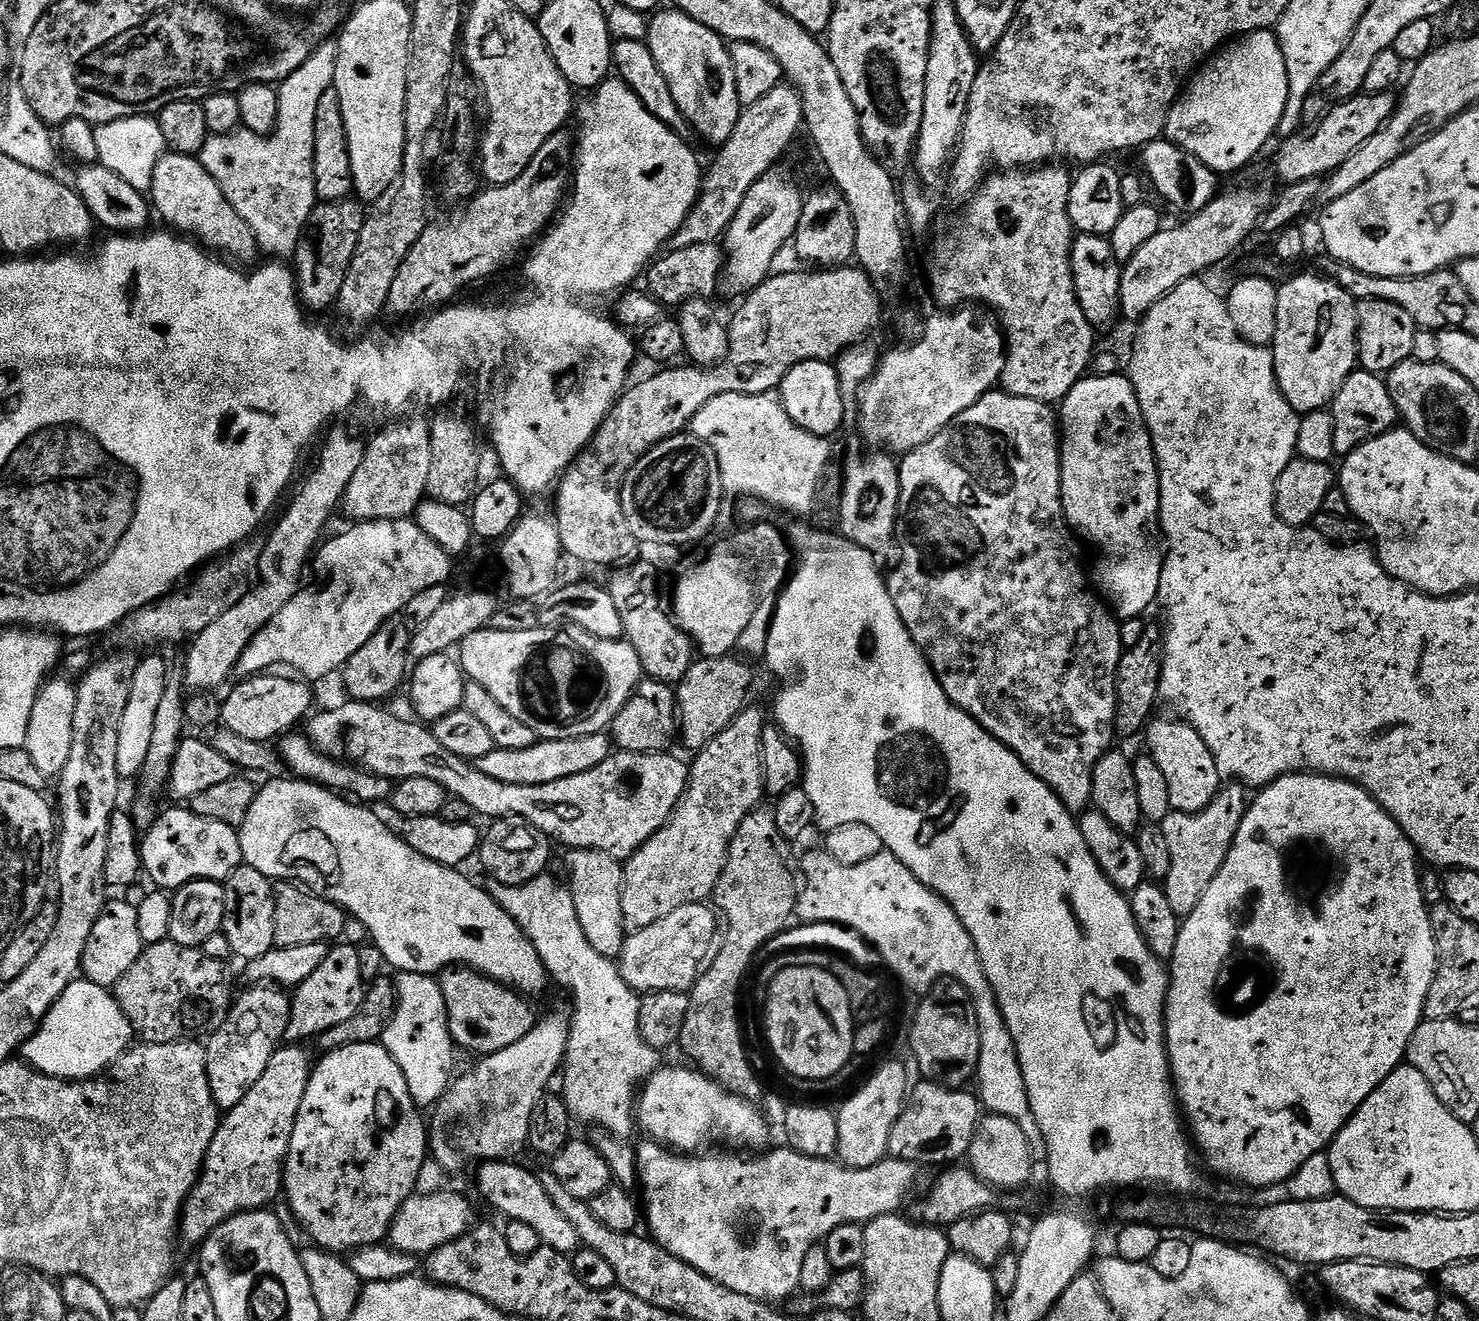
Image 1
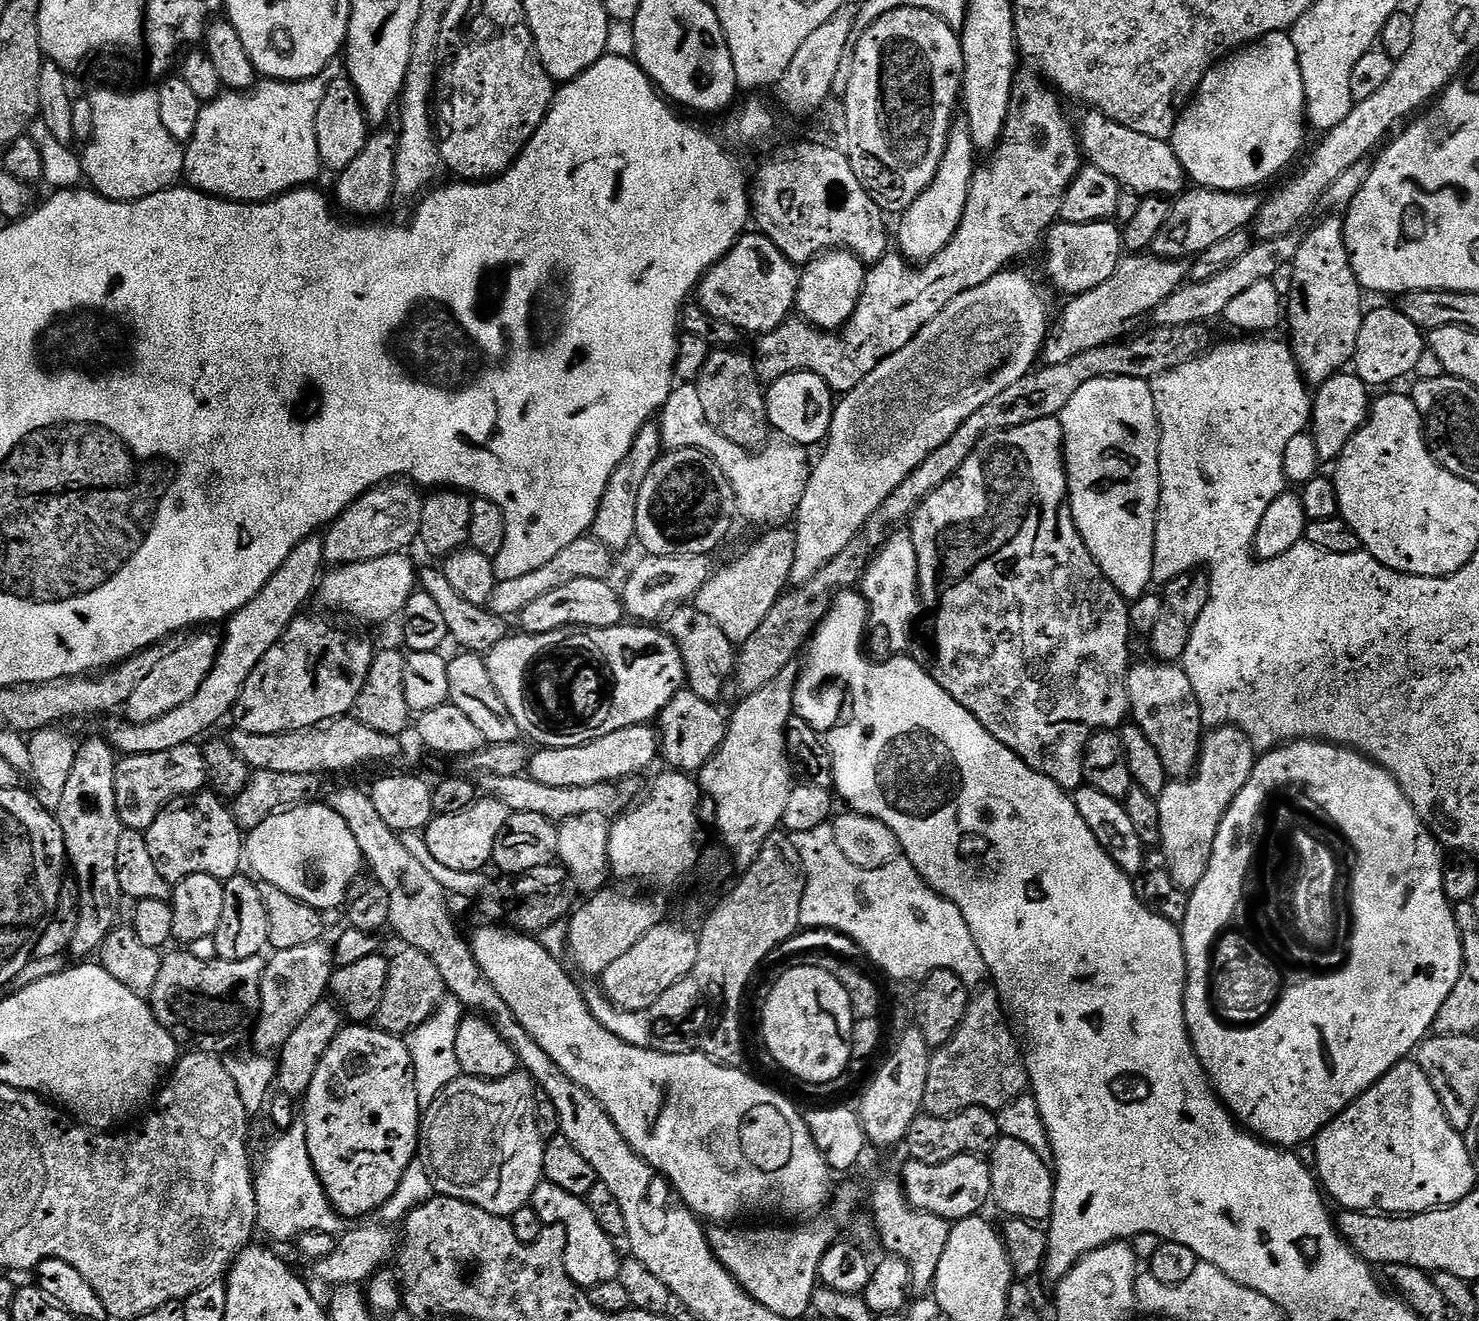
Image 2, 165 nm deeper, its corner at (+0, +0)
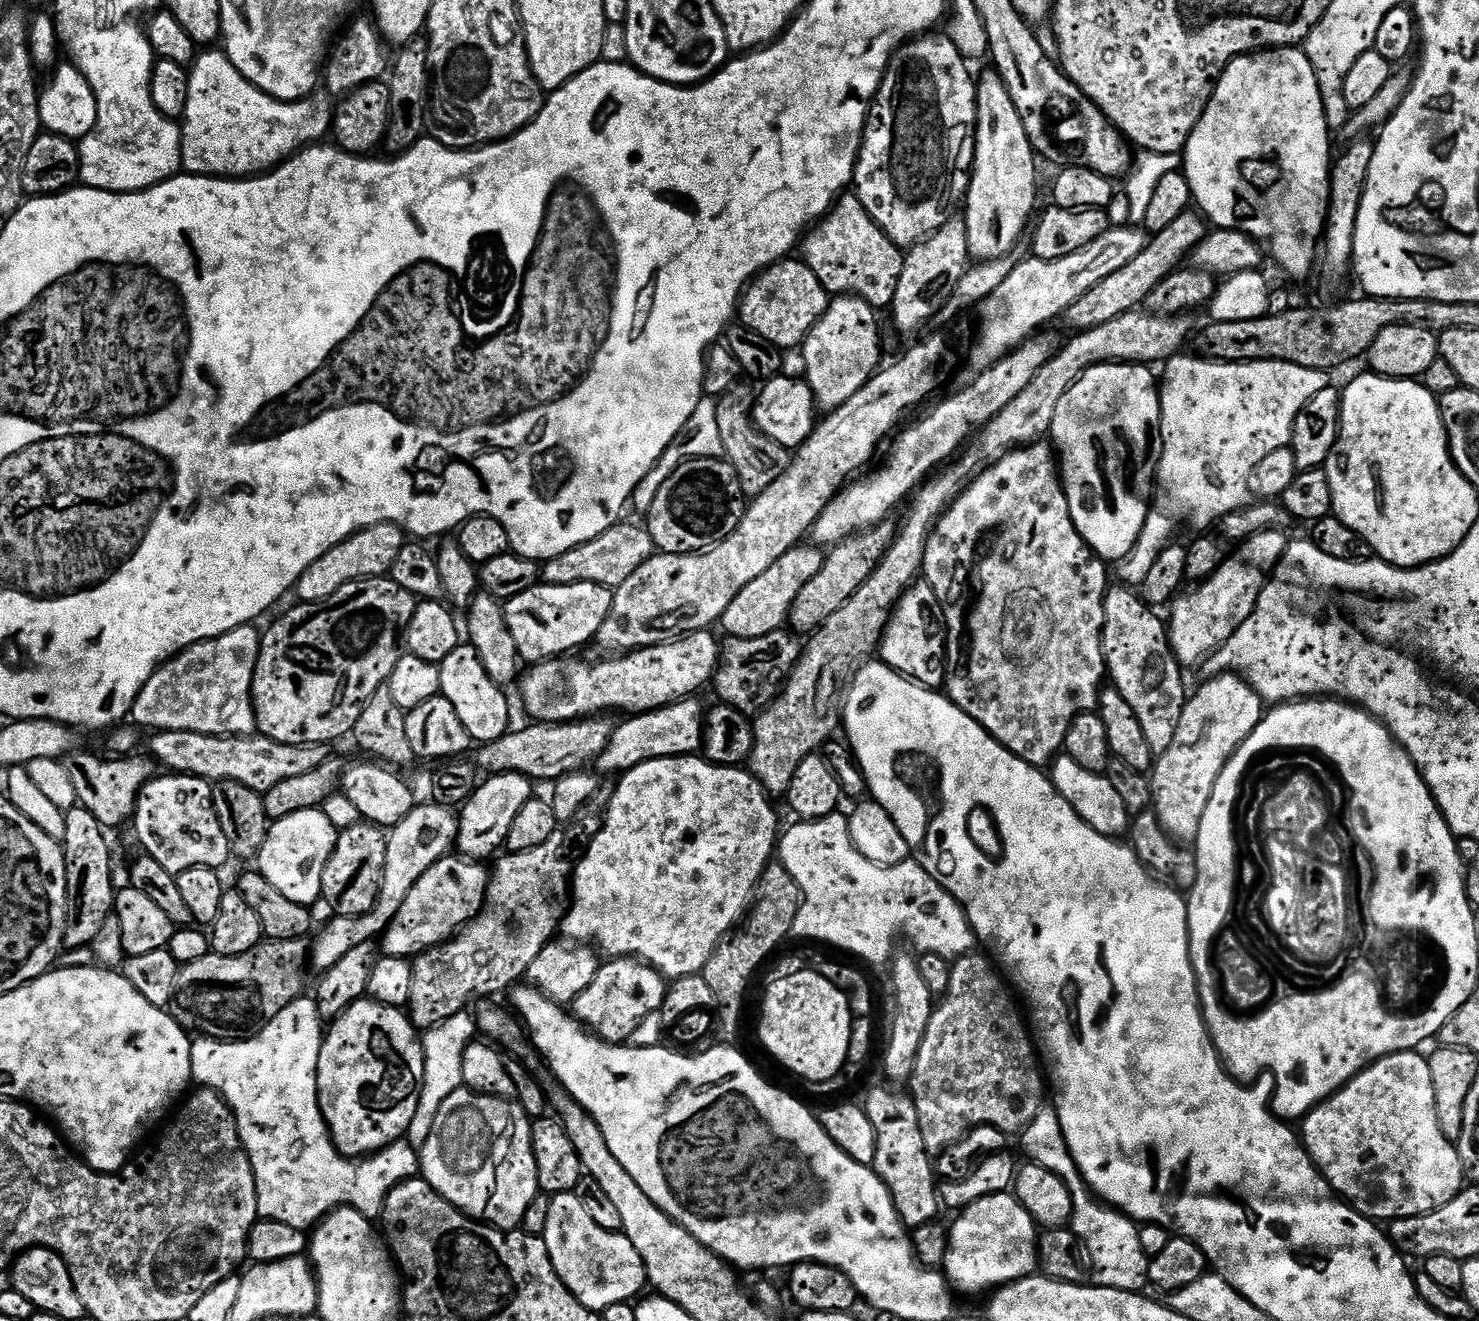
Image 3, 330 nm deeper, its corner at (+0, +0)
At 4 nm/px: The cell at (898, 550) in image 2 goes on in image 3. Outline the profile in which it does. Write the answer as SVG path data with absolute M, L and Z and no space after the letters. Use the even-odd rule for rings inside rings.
M917 582L906 589L904 597L892 611L884 637L880 640L878 656L901 676L907 676L909 680L914 680L925 688L940 690L946 684L947 643L944 607L940 605L938 594L934 594L927 582Z

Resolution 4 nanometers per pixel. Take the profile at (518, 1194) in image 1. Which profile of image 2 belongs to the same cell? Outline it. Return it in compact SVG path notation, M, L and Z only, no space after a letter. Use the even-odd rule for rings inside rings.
M541 1182L532 1195L532 1209L542 1218L545 1226L559 1226L566 1233L568 1245L564 1251L564 1265L566 1274L575 1284L589 1290L599 1287L600 1284L615 1281L620 1275L622 1256L616 1253L617 1241L598 1226L598 1218L590 1214L587 1199L566 1194L566 1190L547 1182Z

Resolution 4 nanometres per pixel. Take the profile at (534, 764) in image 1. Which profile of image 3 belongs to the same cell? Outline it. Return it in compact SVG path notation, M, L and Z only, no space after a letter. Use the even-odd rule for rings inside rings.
M696 698L680 700L676 704L668 704L664 708L655 708L652 712L641 712L625 719L628 721L613 731L606 750L597 758L595 771L623 774L642 762L699 753L704 743L706 708L698 701Z

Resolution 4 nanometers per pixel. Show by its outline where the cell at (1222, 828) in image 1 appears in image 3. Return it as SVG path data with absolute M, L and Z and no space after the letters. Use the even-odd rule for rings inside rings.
M1221 674L1211 677L1196 693L1187 697L1182 722L1170 750L1155 761L1150 773L1152 802L1162 826L1177 842L1195 841L1202 826L1202 814L1214 794L1214 782L1228 759L1250 738L1266 715L1265 701L1241 676Z

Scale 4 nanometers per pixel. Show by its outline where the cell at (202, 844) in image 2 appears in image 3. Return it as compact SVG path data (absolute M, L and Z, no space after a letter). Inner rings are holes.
M157 775L136 802L136 836L145 853L174 874L191 868L223 869L230 851L212 801L213 785L197 776Z

